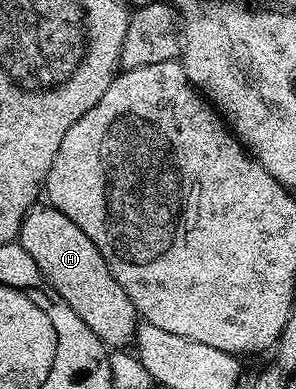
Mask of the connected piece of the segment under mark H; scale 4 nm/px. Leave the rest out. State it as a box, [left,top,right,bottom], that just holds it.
[19,203,139,347]

